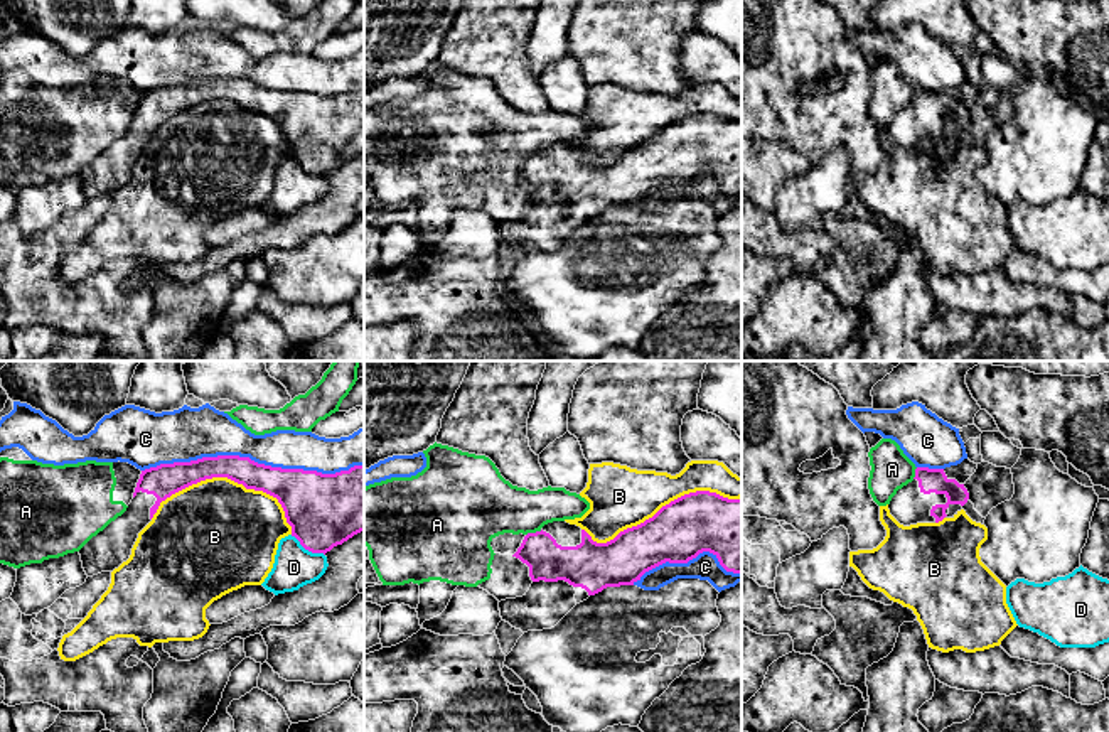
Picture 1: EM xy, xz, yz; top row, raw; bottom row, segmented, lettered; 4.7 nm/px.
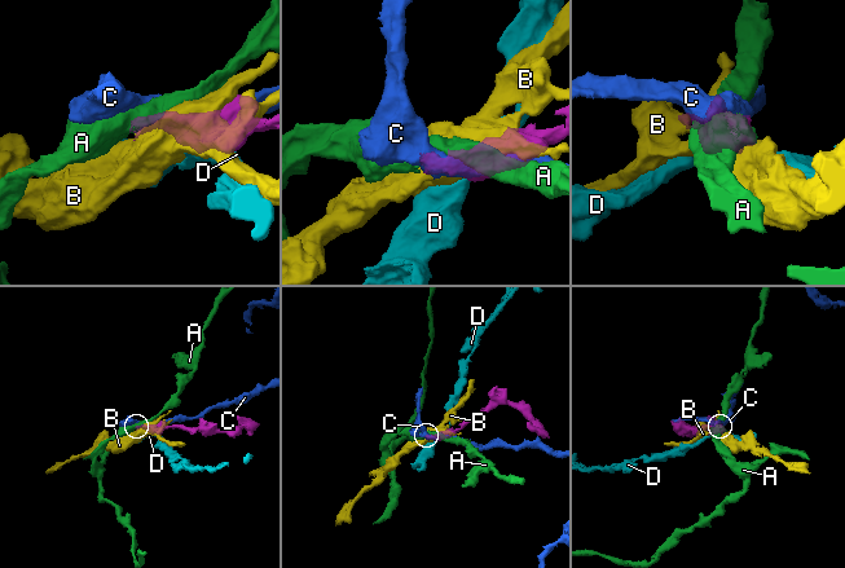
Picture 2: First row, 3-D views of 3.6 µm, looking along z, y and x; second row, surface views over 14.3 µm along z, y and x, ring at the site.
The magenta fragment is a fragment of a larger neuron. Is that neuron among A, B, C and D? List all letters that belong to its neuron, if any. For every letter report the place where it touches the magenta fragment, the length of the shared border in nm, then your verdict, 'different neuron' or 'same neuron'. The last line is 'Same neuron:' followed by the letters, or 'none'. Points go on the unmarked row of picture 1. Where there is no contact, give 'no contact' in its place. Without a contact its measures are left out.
A: contact xz (533, 156); length 80 nm; different neuron
B: contact xy (228, 100); length 700 nm; different neuron
C: contact xy (251, 83); length 1050 nm; different neuron
D: contact xy (307, 171); length 190 nm; different neuron
Same neuron: none

